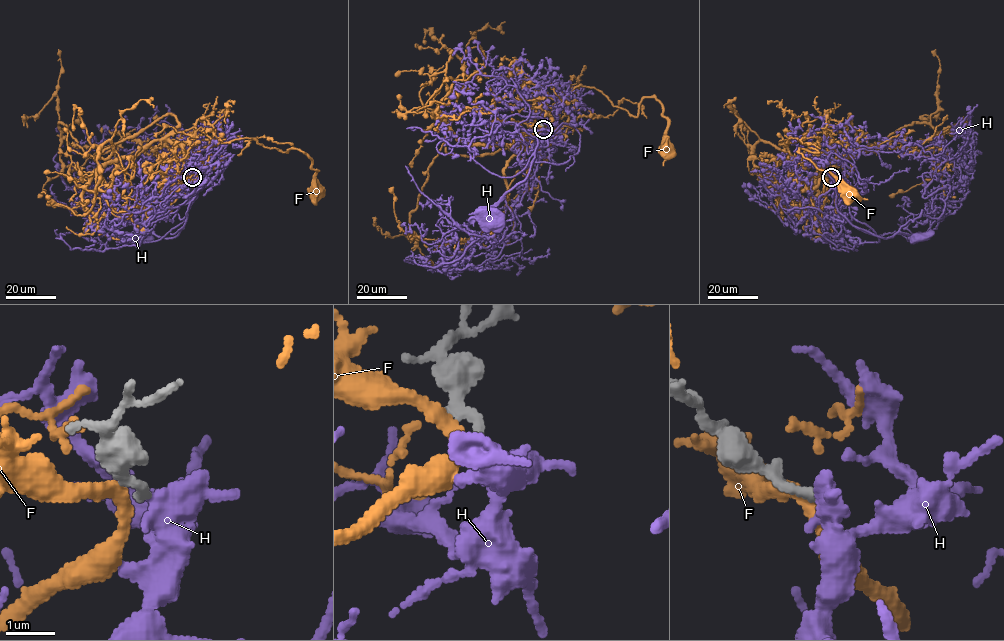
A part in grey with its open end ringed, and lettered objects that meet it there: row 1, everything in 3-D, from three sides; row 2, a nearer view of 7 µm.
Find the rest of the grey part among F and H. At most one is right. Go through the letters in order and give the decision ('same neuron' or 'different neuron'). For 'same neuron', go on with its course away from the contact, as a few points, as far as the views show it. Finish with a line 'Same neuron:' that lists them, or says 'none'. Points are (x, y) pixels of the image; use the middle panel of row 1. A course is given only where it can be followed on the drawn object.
F: different neuron
H: same neuron; course (544, 129), (549, 132), (537, 137), (528, 175), (491, 206), (492, 216)
Same neuron: H

